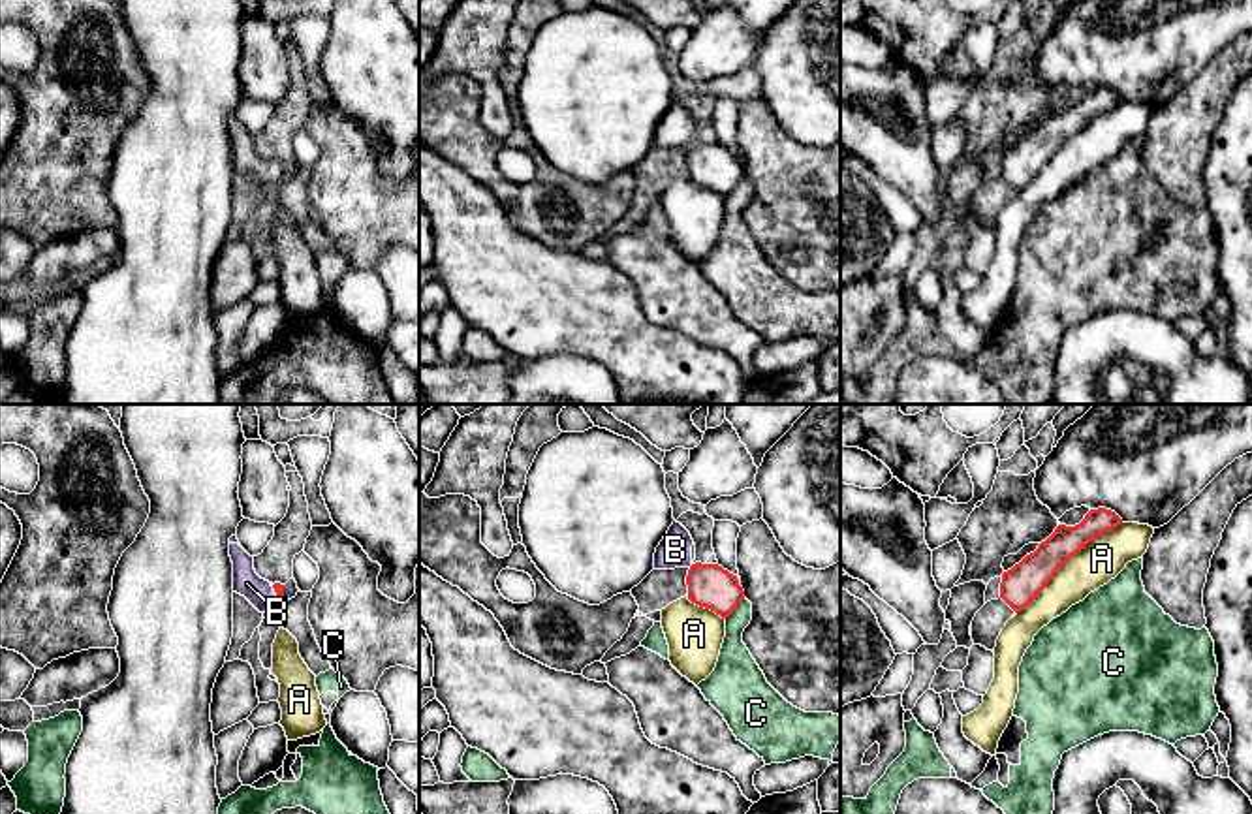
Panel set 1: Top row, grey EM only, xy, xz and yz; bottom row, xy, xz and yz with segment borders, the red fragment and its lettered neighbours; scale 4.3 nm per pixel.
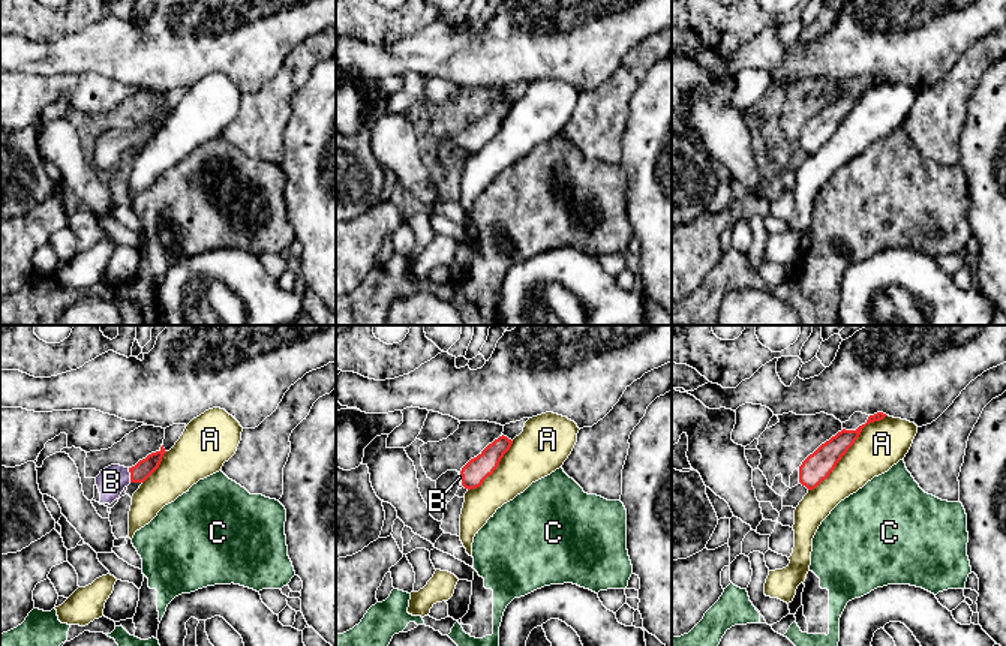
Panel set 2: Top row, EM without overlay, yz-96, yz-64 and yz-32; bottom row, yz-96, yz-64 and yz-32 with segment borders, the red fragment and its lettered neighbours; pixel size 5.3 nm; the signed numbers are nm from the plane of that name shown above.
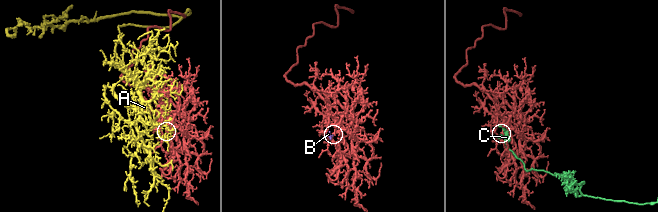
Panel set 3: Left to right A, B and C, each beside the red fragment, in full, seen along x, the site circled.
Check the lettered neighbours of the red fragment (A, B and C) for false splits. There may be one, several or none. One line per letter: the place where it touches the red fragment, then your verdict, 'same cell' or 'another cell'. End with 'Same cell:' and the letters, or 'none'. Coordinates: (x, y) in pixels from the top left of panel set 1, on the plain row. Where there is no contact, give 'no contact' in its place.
A: yz (1066, 140) | another cell
B: xy (277, 175) | same cell
C: xz (734, 188) | another cell
Same cell: B

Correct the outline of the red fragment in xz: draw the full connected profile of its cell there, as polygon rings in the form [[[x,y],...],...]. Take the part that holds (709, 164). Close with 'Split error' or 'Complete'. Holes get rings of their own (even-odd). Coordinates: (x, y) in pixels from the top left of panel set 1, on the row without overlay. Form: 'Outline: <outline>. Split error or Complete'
Outline: [[[696,141],[686,154],[688,179],[728,197],[744,179],[737,154],[718,143]]]. Complete

